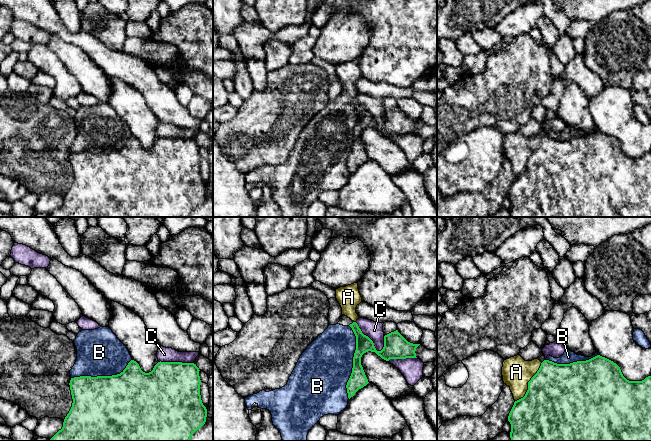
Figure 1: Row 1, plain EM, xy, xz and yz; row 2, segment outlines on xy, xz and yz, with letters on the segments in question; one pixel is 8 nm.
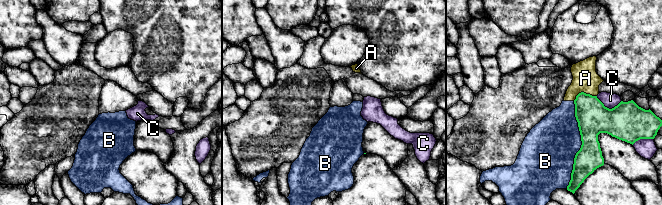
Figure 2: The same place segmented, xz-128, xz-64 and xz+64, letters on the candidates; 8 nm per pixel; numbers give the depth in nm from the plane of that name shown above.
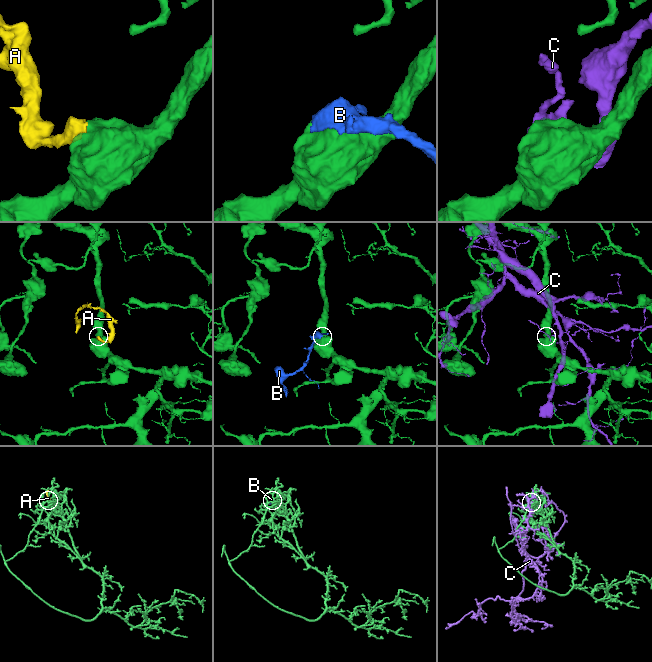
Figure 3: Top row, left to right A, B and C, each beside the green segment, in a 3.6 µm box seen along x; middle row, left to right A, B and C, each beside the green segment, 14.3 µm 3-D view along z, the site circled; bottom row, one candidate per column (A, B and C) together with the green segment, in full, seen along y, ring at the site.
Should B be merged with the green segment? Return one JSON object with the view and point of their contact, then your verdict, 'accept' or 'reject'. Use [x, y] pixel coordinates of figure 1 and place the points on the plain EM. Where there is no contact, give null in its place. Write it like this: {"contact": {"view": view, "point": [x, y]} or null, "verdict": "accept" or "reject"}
{"contact": {"view": "xz", "point": [353, 138]}, "verdict": "reject"}

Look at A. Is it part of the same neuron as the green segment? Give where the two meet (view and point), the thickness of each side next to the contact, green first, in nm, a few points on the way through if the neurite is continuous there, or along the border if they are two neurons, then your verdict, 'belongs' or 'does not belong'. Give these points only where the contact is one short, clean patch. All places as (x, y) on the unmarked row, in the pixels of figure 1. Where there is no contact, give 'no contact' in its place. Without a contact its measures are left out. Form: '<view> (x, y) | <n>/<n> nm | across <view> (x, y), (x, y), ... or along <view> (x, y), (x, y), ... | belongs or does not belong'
yz (528, 159) | 480/240 nm | along yz (542, 138), (537, 148), (528, 158), (526, 169), (515, 177) | does not belong

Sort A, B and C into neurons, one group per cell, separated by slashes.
A B / C

